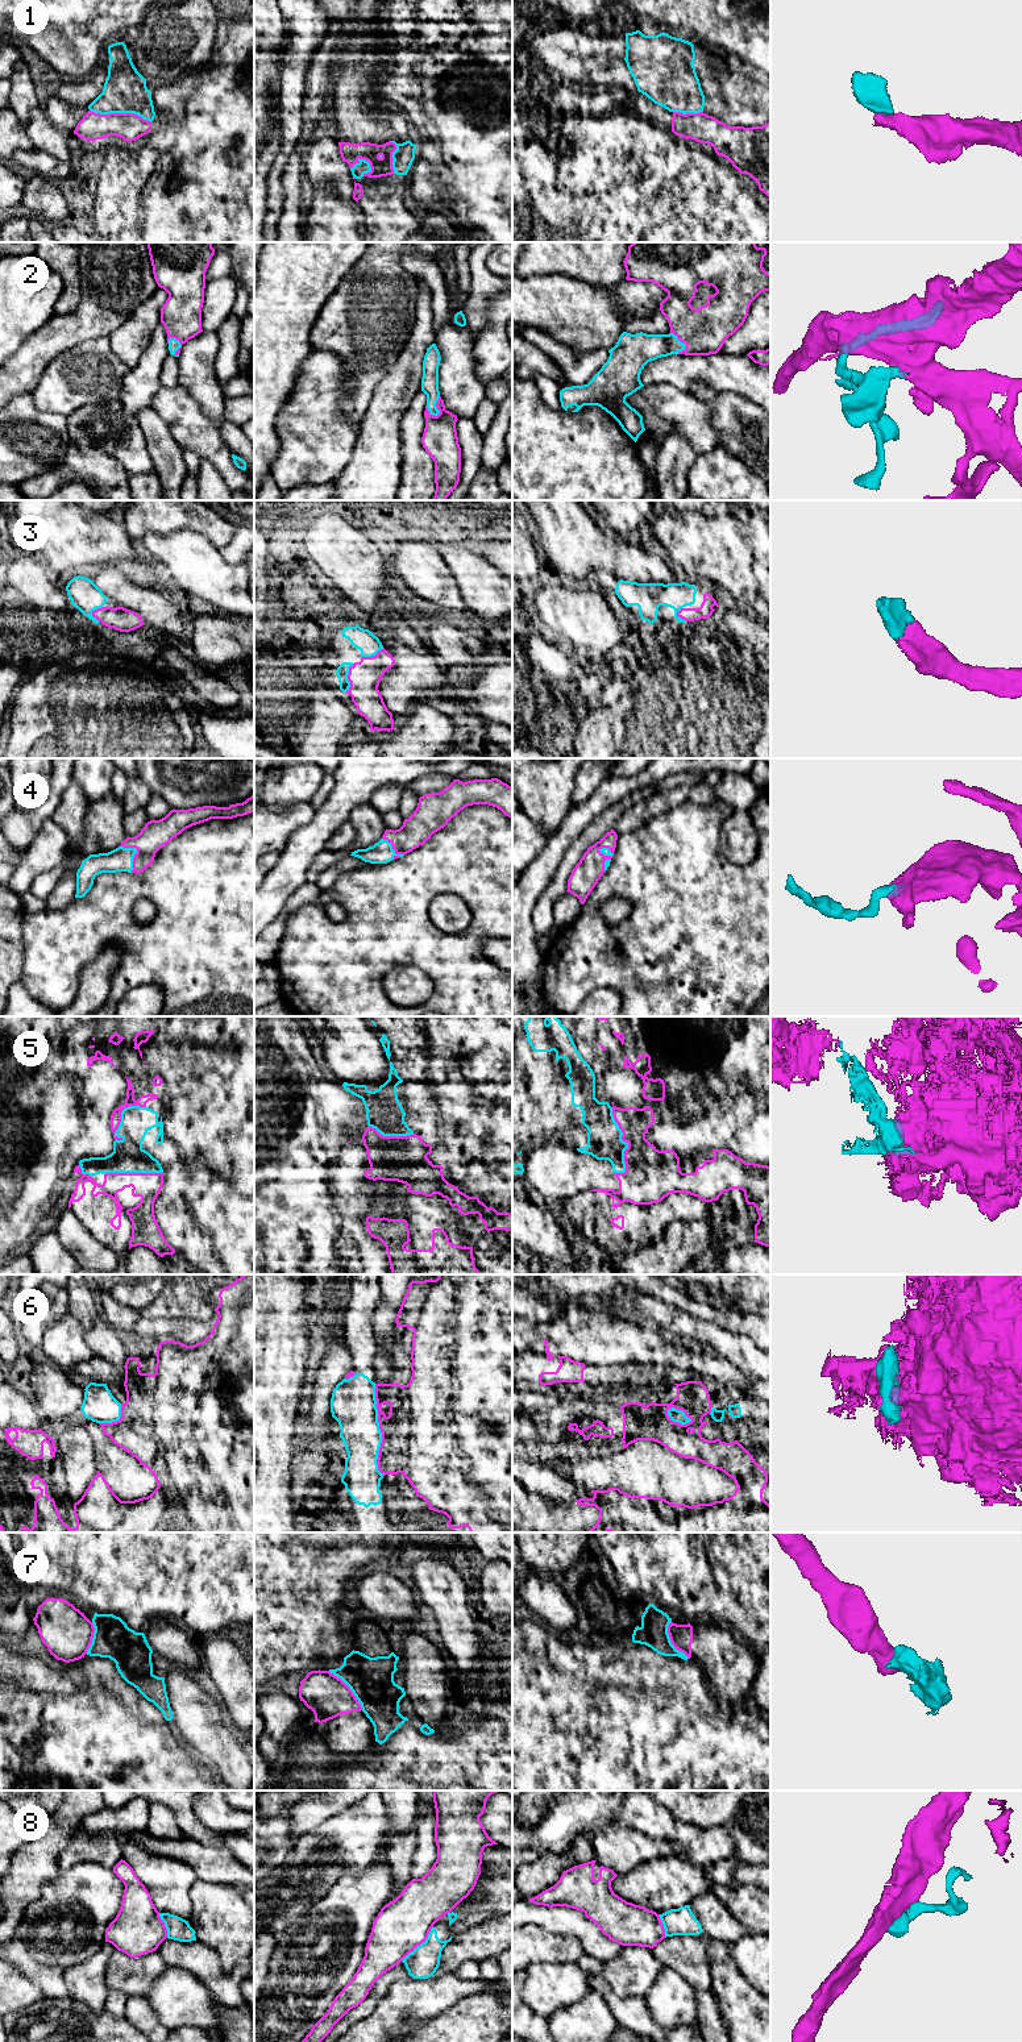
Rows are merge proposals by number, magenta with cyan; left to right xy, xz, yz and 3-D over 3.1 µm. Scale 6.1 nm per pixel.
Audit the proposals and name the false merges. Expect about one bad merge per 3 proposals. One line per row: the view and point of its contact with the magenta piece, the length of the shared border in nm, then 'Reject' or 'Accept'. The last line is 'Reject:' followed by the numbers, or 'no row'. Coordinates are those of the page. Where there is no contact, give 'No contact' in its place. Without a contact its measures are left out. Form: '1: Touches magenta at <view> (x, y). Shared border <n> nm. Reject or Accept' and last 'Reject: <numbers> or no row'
1: Touches magenta at xy (120, 113). Shared border 380 nm. Reject
2: Touches magenta at xz (436, 406). Shared border 130 nm. Accept
3: Touches magenta at xz (348, 678). Shared border 190 nm. Accept
4: Touches magenta at xy (136, 853). Shared border 180 nm. Accept
5: Touches magenta at yz (623, 1140). Shared border 420 nm. Reject
6: Touches magenta at xz (379, 1429). Shared border 550 nm. Reject
7: Touches magenta at xz (349, 1688). Shared border 320 nm. Reject
8: Touches magenta at xz (419, 1945). Shared border 300 nm. Accept
Reject: 1, 5, 6, 7

